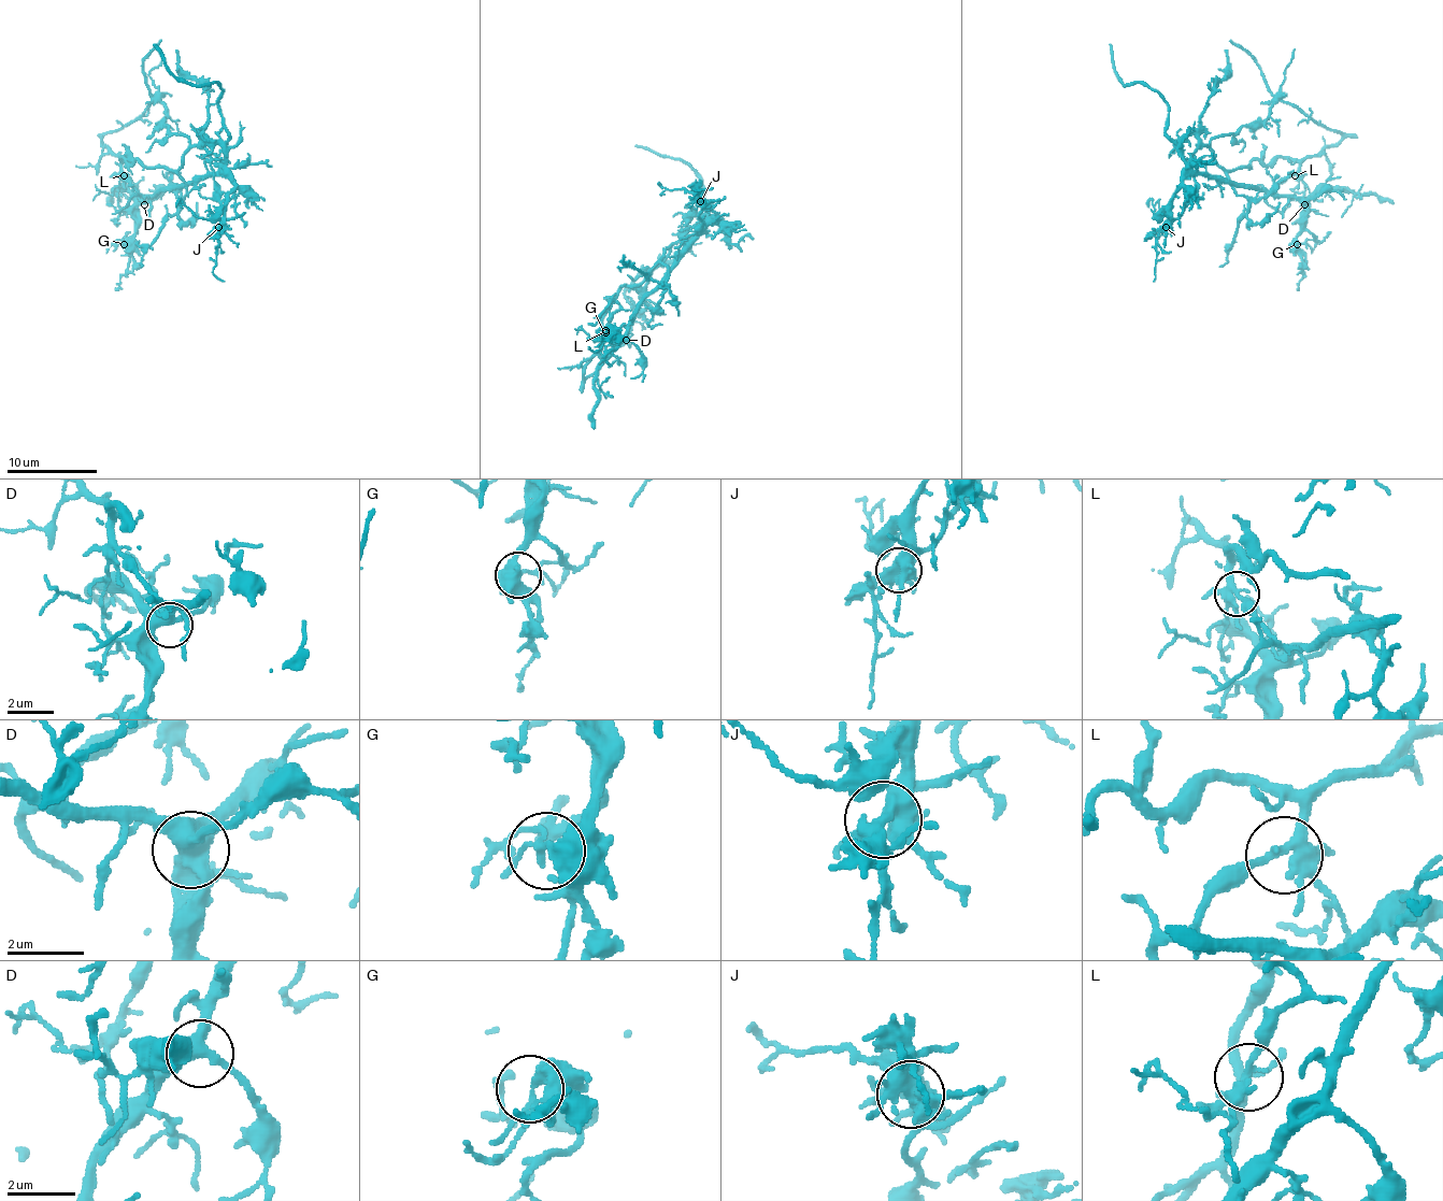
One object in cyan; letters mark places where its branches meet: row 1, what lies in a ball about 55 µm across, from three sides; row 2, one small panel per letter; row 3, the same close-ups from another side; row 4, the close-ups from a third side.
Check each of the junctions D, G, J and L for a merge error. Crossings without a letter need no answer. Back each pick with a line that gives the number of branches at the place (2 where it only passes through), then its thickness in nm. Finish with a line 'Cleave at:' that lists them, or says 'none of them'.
J: branches 5; calibre 480 nm
Cleave at: J

